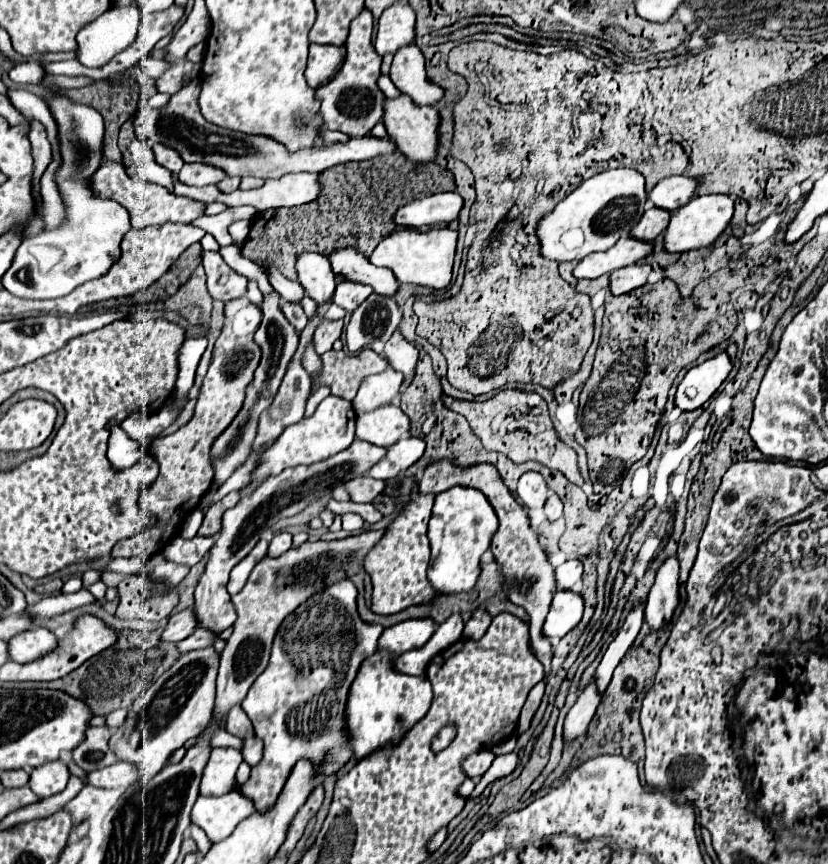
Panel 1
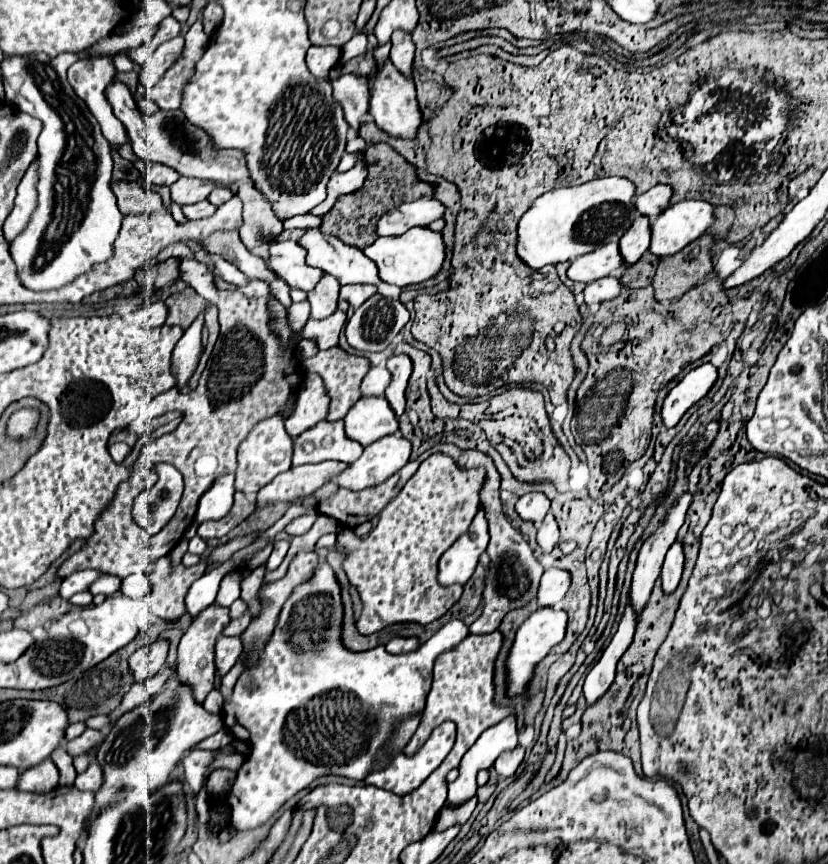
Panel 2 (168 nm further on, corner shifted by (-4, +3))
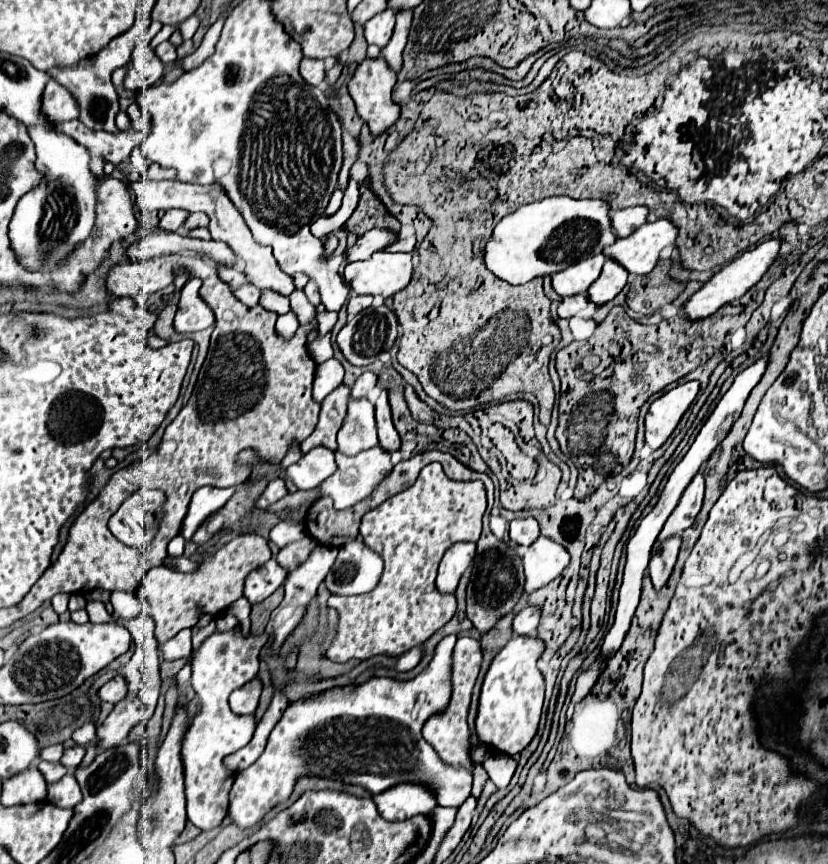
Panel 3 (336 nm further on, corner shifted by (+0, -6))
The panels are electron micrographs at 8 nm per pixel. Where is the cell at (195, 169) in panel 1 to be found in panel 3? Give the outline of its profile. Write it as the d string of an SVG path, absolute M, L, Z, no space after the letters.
M169 209L169 211L159 219L159 229L173 233L173 231L177 231L177 229L185 223L187 215L189 215L189 213L181 213L181 209Z

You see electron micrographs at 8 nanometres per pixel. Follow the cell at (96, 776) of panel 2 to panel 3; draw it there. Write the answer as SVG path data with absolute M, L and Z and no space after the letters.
M71 773L61 777L57 783L47 785L47 801L61 809L73 809L81 801L81 789Z

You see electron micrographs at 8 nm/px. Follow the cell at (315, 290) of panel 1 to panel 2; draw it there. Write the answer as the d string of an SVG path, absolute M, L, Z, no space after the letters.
M275 236L267 238L271 242L271 258L269 258L269 268L283 278L291 288L301 288L305 292L311 292L319 280L325 276L321 268L309 266L305 262L307 250L299 246L293 240L287 242L273 242Z

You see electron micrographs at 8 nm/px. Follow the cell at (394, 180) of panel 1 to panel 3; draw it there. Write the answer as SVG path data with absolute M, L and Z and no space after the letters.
M365 187L365 193L361 195L361 201L359 201L349 223L353 225L353 221L355 221L355 233L359 237L363 233L367 233L369 229L375 229L375 227L389 229L389 231L395 231L395 233L399 233L399 229L401 229L399 221L387 213L383 203L371 193L369 187Z

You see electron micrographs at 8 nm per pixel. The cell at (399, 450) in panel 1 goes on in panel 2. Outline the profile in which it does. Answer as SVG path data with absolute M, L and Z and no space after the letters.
M401 432L385 436L375 444L365 446L361 458L341 472L335 482L349 490L363 490L381 484L409 462L411 448L411 442Z

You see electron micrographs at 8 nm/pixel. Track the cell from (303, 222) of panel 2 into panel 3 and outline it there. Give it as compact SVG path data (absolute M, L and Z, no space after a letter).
M377 251L365 261L345 267L345 281L357 295L393 297L411 281L411 255Z

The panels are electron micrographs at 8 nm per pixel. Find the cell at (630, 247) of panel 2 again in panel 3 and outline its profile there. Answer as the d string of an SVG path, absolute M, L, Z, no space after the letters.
M605 261L599 279L587 289L587 299L597 307L601 307L607 301L611 301L625 285L627 285L625 269L611 265L611 261Z

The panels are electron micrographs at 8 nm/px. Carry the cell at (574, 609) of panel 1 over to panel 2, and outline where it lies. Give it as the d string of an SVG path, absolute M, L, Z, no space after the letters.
M545 606L545 608L539 608L537 612L533 612L517 630L517 636L515 636L515 642L513 642L513 648L511 648L511 654L509 654L509 660L507 660L507 672L509 672L509 696L519 696L527 682L531 680L533 676L533 668L535 664L547 656L547 652L559 644L563 638L565 638L565 632L567 632L567 612L565 610L555 610L551 606Z

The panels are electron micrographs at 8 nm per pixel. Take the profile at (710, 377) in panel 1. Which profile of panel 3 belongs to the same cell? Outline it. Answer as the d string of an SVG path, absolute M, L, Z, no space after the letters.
M689 381L669 389L649 405L649 411L645 415L645 443L653 451L669 439L669 435L673 433L673 429L677 427L677 423L681 421L683 413L689 409L697 393L699 383Z

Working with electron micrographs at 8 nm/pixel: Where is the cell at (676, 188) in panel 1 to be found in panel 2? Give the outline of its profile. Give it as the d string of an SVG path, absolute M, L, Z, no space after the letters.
M657 184L651 190L647 190L645 194L637 196L635 204L641 214L645 214L653 220L671 204L671 196L673 196L673 188L669 184Z

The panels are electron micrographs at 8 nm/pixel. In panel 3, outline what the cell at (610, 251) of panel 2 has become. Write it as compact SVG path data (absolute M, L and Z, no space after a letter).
M593 255L589 259L583 259L577 265L571 265L559 273L553 273L551 287L561 297L583 295L591 287L591 283L597 281L603 263L605 263L603 255Z

